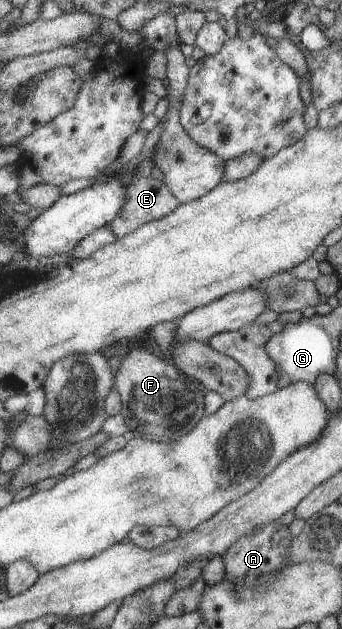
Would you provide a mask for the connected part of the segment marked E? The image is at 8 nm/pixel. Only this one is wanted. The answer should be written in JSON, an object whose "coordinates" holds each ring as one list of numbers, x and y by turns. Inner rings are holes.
{"coordinates":[[133,172,130,177,132,180,126,189,126,202,107,224,116,237,122,237,146,222,164,217,180,204,163,181,143,177,138,172]]}

